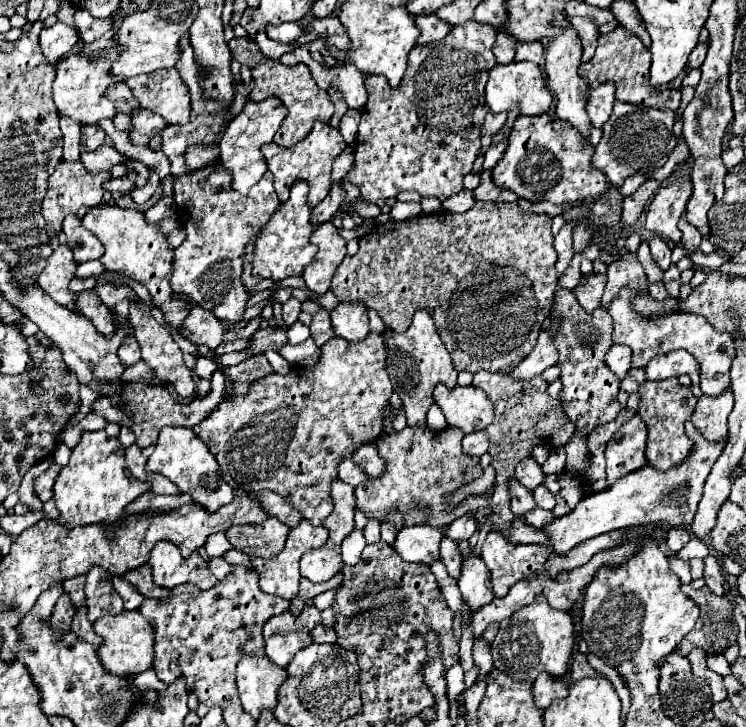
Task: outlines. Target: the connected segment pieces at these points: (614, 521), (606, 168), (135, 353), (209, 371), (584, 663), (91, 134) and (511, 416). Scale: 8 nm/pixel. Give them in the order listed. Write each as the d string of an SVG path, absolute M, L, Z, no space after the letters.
M687 421L685 429L687 429L687 435L695 441L695 453L691 453L691 457L687 457L687 461L683 461L679 469L673 469L669 473L659 473L657 469L651 469L649 465L645 465L643 469L637 469L635 473L621 477L609 489L585 497L569 515L557 517L551 525L545 525L543 529L551 539L553 553L567 553L575 545L591 537L597 537L601 533L611 533L617 529L635 529L635 527L657 525L657 523L663 523L669 527L689 527L695 517L697 501L701 499L701 493L703 493L707 473L711 471L713 463L723 451L729 434L724 440L713 443L703 439L701 433L691 425L691 421Z
M615 103L613 115L603 125L603 139L595 149L593 165L607 175L607 181L613 187L621 187L623 181L631 175L647 175L663 167L673 153L677 139L673 135L675 111L661 111L653 107L641 107L631 103Z
M129 335L125 341L123 341L123 345L119 347L119 359L123 361L123 365L135 365L139 359L141 359L141 355L139 355L139 345L137 345L137 341L133 335Z
M201 357L201 359L197 359L197 375L199 377L203 377L203 379L209 379L211 375L213 375L213 371L217 369L217 361L213 361L213 359L205 359L205 357Z
M575 653L573 663L571 663L571 673L569 673L569 677L571 677L573 681L581 681L581 679L593 677L593 675L597 677L599 671L595 671L595 669L589 665L589 661L587 661L587 657L585 657L583 653Z
M97 125L83 127L83 131L81 131L81 137L83 137L83 143L85 143L85 147L87 147L87 149L91 149L91 151L95 151L99 145L103 145L103 143L107 141L107 135L105 135L105 131L103 131L101 127L97 127Z
M477 371L473 377L473 385L483 389L495 405L495 421L487 427L487 433L491 437L491 465L497 471L491 503L495 505L495 509L499 509L499 517L503 517L503 521L511 521L511 517L515 515L509 509L509 481L513 479L517 463L523 457L531 457L535 445L545 445L553 449L563 447L573 437L575 425L565 415L559 399L547 395L549 383L543 379L543 375L537 375L527 381L517 381L511 375L493 375L489 371Z

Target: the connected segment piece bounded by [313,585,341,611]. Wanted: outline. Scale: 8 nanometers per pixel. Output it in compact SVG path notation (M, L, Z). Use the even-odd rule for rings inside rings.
M337 585L335 589L329 589L329 591L325 591L325 593L321 593L321 595L317 595L313 601L315 601L315 607L319 609L319 611L323 611L323 609L327 609L327 607L331 607L333 603L335 603L335 595L337 595L337 591L339 591L339 587L341 585Z

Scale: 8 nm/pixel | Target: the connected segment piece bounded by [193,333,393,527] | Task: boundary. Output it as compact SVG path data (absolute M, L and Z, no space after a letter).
M369 333L367 341L359 341L359 343L351 343L351 341L343 341L339 337L333 337L327 345L321 347L321 359L319 363L315 363L313 367L297 367L292 368L287 375L281 375L278 373L271 373L269 377L255 381L250 385L247 395L244 397L237 397L237 399L229 399L229 401L223 401L211 415L207 415L199 425L193 427L195 435L203 439L203 443L209 447L209 451L215 455L219 467L221 467L221 473L223 473L223 479L227 481L227 485L235 487L237 489L247 489L249 493L259 493L263 489L269 489L269 491L275 491L279 495L283 495L285 499L291 501L291 505L295 505L303 517L311 523L311 525L323 525L323 521L327 519L327 515L333 511L333 503L331 503L331 483L337 479L337 465L351 457L351 453L359 447L359 445L365 445L365 443L373 443L381 433L383 433L383 407L385 403L389 401L393 393L393 385L391 385L391 379L387 375L387 347L385 347L385 341L383 341L383 335L379 333Z

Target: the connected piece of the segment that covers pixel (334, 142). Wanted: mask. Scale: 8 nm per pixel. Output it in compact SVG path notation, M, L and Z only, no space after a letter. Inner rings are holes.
M317 121L313 125L313 131L301 141L297 143L295 147L279 147L275 143L267 143L263 145L263 155L267 159L267 165L269 165L269 171L273 173L275 177L275 191L277 191L277 197L279 201L287 201L289 199L289 189L295 181L303 179L309 183L309 197L307 197L307 205L309 207L317 207L325 197L327 193L331 191L331 185L333 185L333 179L331 179L331 167L333 167L333 159L337 155L341 155L343 151L347 149L347 143L343 139L343 135L331 127L331 125L323 125L321 121Z

